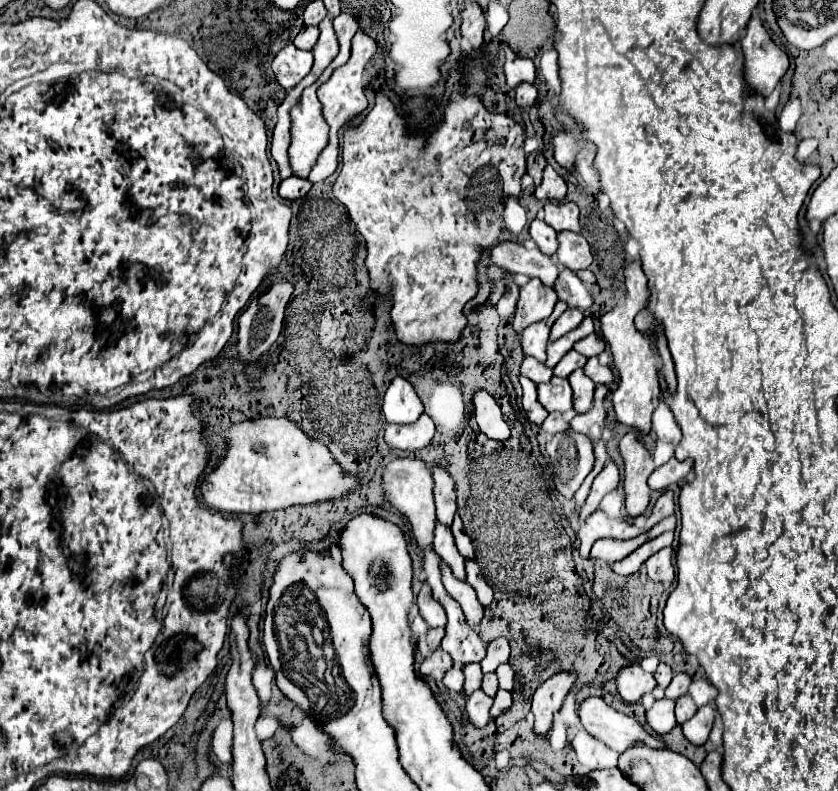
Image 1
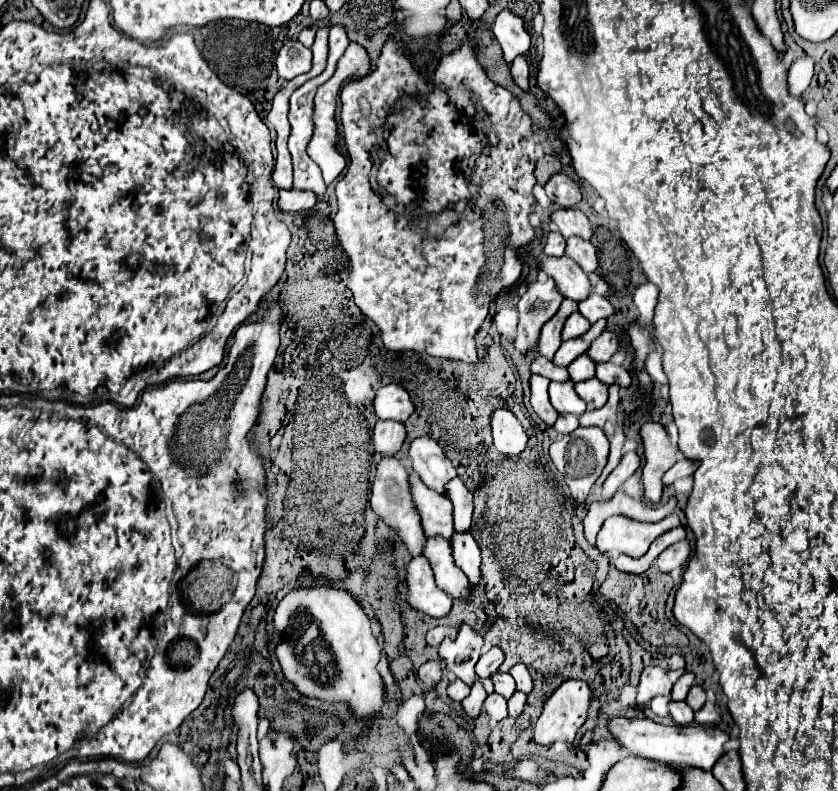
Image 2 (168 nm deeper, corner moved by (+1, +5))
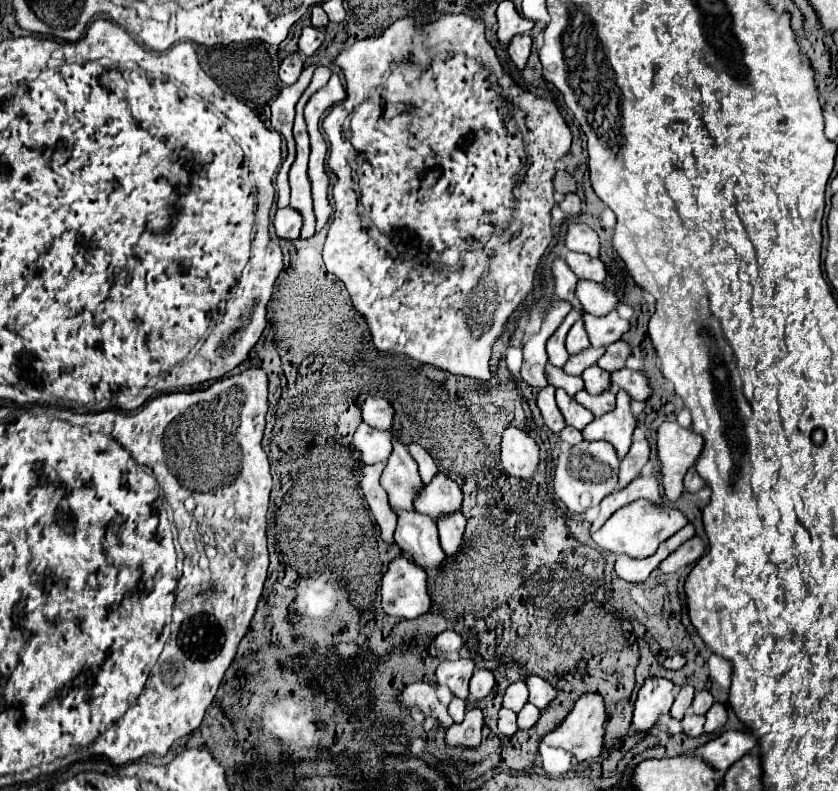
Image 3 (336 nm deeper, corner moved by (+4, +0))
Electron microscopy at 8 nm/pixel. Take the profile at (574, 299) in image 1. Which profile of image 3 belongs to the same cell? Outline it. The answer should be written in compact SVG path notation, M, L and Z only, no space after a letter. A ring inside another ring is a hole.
M611 312L607 316L593 316L593 314L585 314L583 316L583 322L585 322L585 328L587 328L587 334L589 334L589 340L591 340L591 346L609 346L617 340L621 340L621 336L625 332L629 332L629 322L619 318L617 312Z

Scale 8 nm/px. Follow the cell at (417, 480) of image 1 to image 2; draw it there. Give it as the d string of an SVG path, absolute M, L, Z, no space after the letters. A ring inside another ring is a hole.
M384 457L376 467L370 505L390 527L394 527L398 531L400 539L406 543L406 547L412 555L422 555L424 553L424 539L428 539L428 537L426 537L424 529L420 529L420 513L416 513L416 505L412 505L408 473L410 473L408 467L400 459Z

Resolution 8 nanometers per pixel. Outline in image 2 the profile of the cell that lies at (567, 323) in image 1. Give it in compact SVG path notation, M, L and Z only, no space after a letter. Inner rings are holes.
M574 311L568 321L564 323L564 329L562 329L562 339L574 339L574 337L580 337L586 329L590 327L590 321L586 317L580 317L578 311Z

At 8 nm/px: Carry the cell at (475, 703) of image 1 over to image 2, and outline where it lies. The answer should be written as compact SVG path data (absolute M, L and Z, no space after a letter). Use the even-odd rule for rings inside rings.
M490 693L482 705L482 711L492 719L492 721L502 721L506 713L506 699L500 697L498 693Z

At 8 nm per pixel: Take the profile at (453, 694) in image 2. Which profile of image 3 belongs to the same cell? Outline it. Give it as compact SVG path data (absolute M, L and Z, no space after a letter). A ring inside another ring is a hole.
M453 698L451 704L449 704L449 714L455 722L463 722L463 716L465 716L465 710L467 710L467 704L465 700L461 698Z

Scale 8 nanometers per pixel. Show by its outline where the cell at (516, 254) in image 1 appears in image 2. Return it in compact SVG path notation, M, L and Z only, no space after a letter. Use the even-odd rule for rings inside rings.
M566 255L564 257L538 257L536 265L540 271L544 271L548 277L552 277L556 281L556 287L568 299L582 301L592 291L592 285L588 281L588 273L584 273Z

